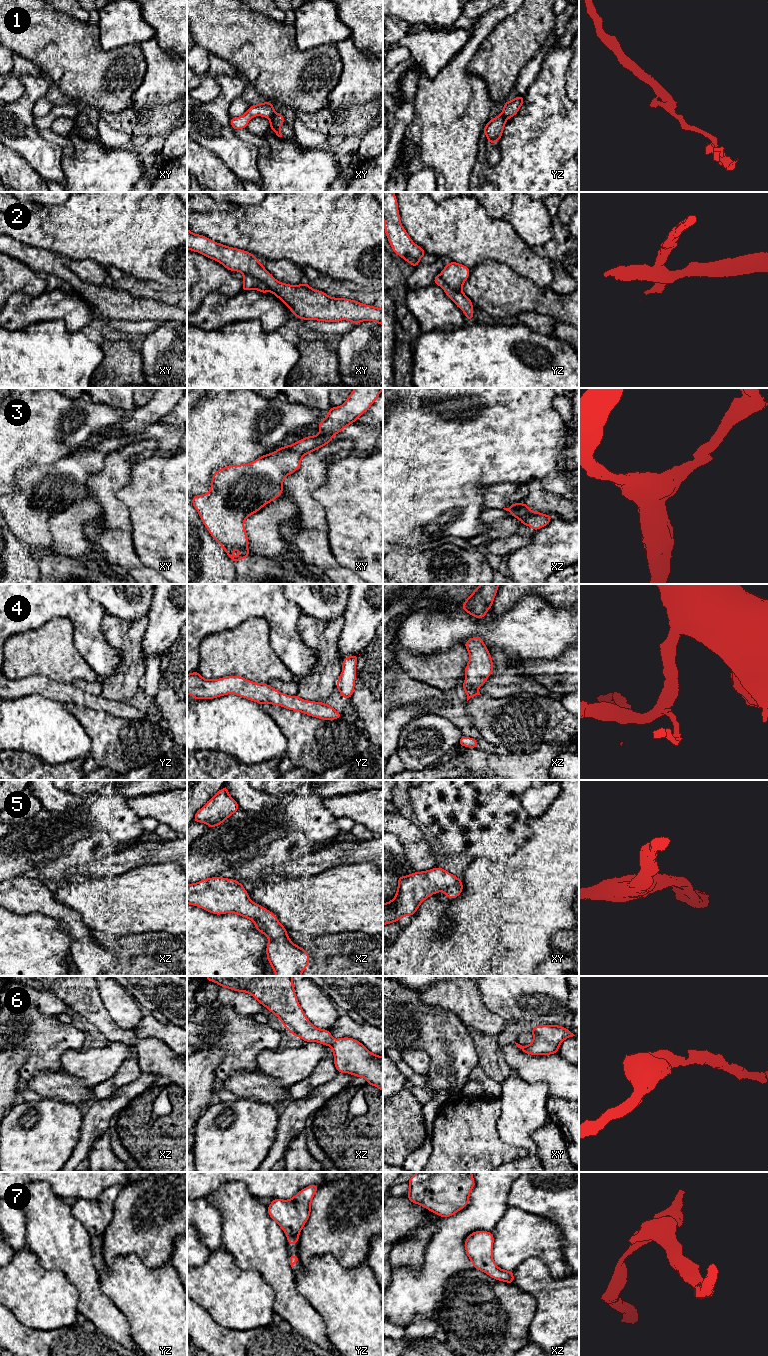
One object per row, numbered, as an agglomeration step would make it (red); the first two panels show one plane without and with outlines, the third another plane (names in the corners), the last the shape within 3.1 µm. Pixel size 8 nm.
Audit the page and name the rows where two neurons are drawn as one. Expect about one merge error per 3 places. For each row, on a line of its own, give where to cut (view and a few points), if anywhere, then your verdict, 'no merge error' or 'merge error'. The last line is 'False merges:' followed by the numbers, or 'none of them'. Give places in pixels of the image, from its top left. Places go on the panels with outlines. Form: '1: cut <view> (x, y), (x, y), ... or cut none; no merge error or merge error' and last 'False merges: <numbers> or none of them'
1: cut yz (500, 114), (506, 119); merge error
2: cut xy (244, 275), (260, 279), (269, 290); merge error
3: cut xy (320, 432), (326, 433), (331, 438); merge error
4: cut none; no merge error
5: cut none; no merge error
6: cut none; no merge error
7: cut yz (298, 1235), (287, 1236); merge error
False merges: 1, 2, 3, 7

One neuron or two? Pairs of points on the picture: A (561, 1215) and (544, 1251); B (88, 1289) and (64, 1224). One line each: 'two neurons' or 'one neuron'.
A: two neurons
B: one neuron

